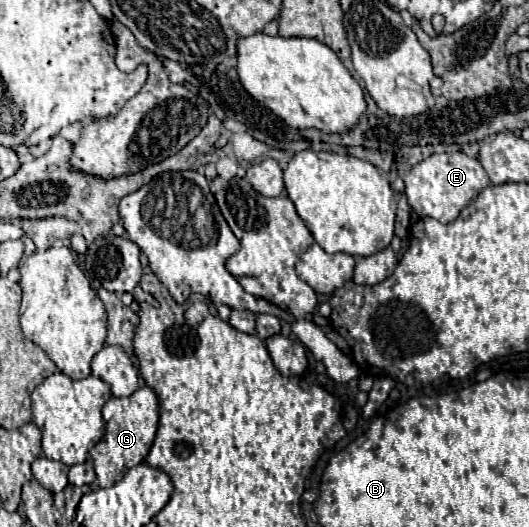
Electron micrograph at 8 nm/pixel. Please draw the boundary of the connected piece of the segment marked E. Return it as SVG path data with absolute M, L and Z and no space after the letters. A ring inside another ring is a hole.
M456 150L456 152L442 152L424 158L416 166L412 166L410 172L406 172L404 184L406 184L408 204L418 216L430 216L440 220L442 224L448 224L458 218L460 210L472 198L476 198L482 188L490 186L490 180L476 158Z

